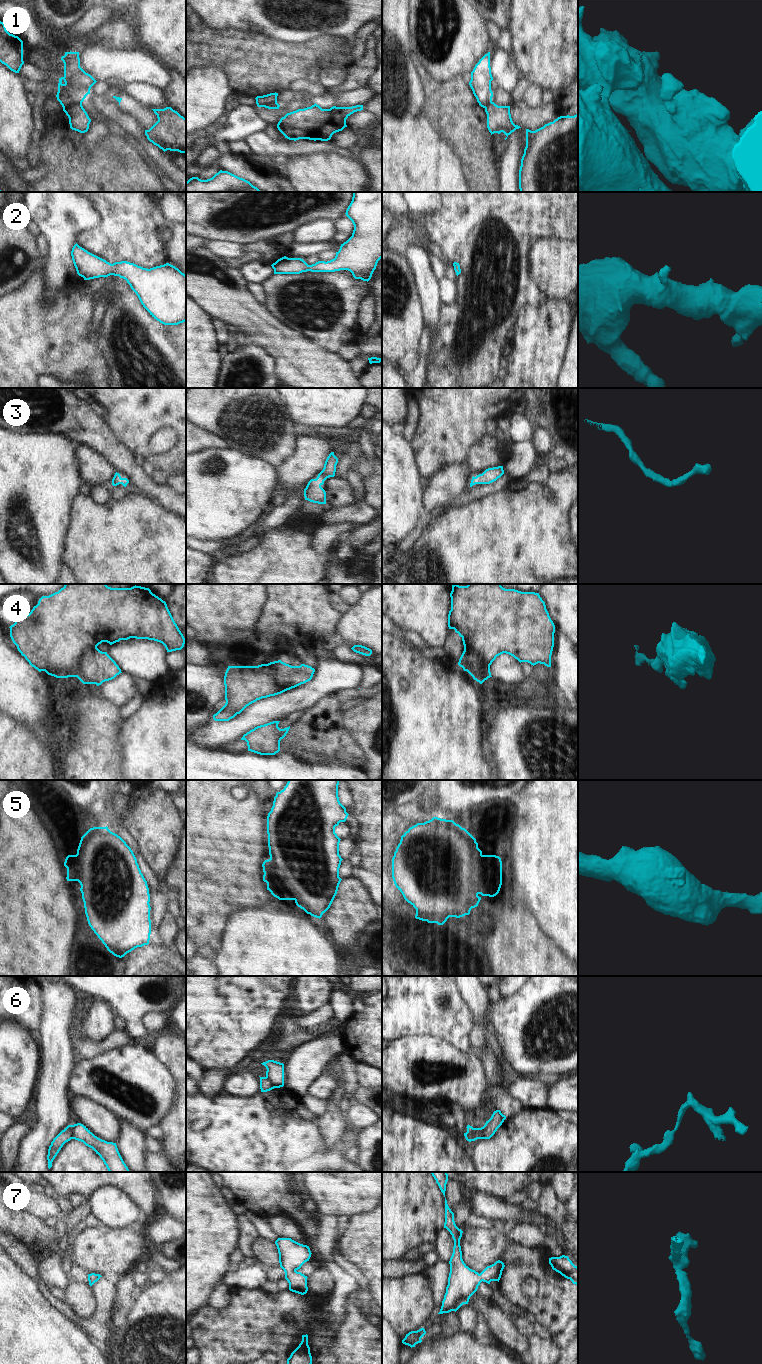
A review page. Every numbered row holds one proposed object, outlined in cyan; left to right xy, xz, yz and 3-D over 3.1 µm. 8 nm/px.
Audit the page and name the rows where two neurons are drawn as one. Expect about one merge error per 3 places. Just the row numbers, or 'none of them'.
1, 4, 6

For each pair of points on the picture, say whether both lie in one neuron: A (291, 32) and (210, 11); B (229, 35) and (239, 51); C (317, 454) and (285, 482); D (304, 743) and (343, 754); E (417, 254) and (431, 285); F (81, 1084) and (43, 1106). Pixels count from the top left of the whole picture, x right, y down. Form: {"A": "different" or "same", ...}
{"A": "same", "B": "same", "C": "same", "D": "same", "E": "same", "F": "different"}

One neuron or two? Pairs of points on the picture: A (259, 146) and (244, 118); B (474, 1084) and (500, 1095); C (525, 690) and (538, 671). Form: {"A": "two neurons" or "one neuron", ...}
{"A": "two neurons", "B": "one neuron", "C": "one neuron"}

